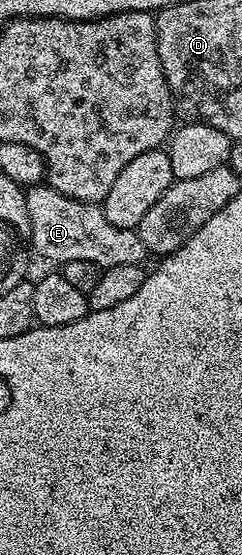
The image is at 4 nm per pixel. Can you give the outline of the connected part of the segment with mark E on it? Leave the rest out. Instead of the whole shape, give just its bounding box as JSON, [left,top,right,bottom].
[25,186,146,270]

